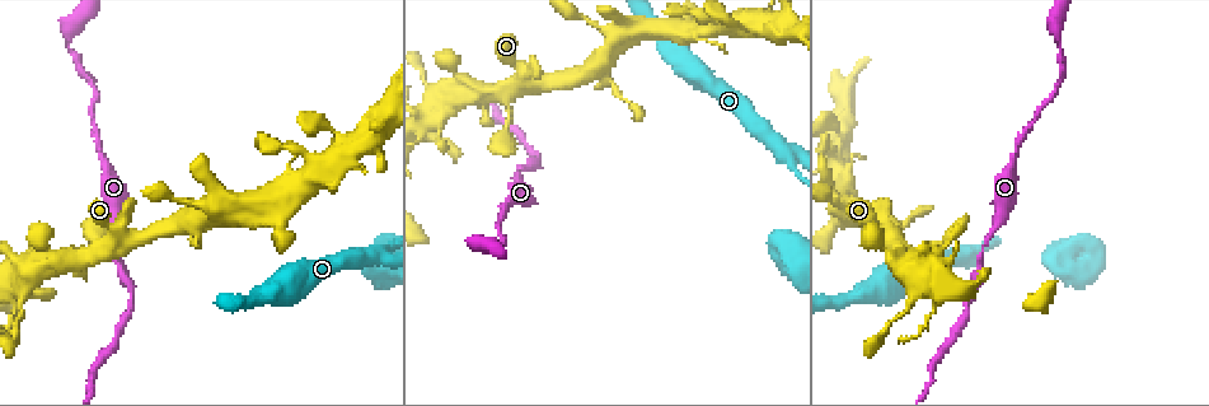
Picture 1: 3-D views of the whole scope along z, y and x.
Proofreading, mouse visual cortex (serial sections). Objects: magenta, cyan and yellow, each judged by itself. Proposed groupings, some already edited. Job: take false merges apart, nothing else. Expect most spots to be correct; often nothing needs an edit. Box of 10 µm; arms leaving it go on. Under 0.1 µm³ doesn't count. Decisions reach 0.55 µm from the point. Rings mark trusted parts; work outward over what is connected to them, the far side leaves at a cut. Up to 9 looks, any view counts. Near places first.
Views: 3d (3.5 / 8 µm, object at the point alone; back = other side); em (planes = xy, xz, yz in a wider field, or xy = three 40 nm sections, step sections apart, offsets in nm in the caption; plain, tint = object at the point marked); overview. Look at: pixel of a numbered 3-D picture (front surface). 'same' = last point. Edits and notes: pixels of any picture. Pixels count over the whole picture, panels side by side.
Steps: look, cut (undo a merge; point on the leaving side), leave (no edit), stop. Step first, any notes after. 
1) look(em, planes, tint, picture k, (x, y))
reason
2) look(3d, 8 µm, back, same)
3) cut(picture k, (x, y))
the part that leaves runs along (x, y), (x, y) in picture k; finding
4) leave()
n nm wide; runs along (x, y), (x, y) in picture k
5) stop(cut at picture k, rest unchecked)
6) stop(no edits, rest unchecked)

look(3d, 3.5 µm, picture 1, (516, 169))
narrows sharply

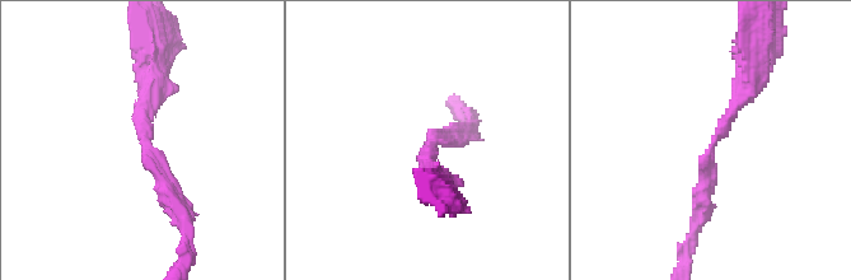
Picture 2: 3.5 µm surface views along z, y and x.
look(em, xy, step 1, tint, picture 2, (429, 144))
arms of 200, 300 nm; shape alone is not enough

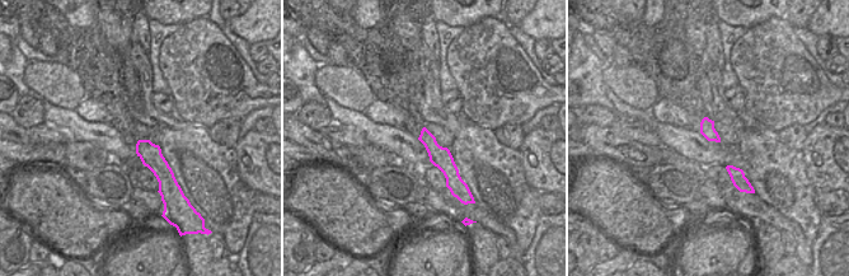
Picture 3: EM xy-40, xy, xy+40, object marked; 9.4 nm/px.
leave()
runs along (425, 132), (449, 168), (453, 186) in picture 3; continuous, no second cell

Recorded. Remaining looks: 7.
look(3d, 3.5 µm, picture 1, (451, 68))
narrows sharply

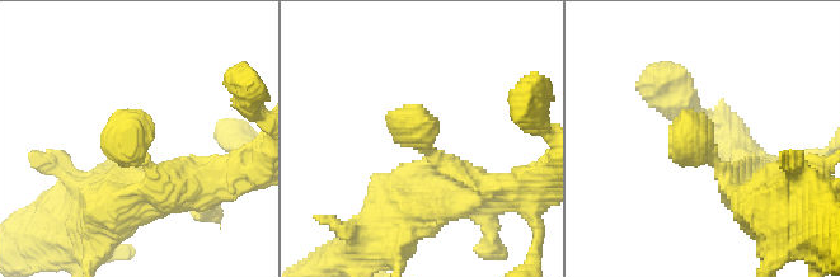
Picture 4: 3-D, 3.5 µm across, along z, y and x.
look(em, xy, step 2, tint, picture 4, (139, 156))

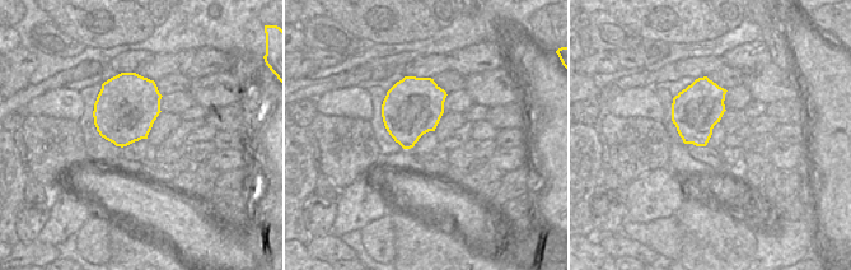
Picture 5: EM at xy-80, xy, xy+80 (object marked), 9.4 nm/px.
leave()
runs along (751, 187), (735, 187), (686, 113) in picture 4; all the same cell

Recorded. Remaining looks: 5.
look(3d, 8 µm, picture 1, (214, 207))
four arms meet

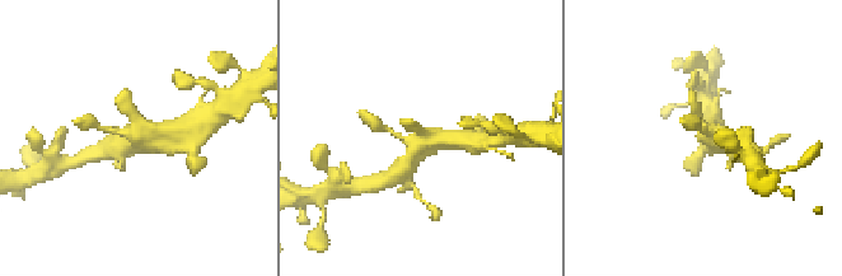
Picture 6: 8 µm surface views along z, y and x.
look(em, planes, tint, same)

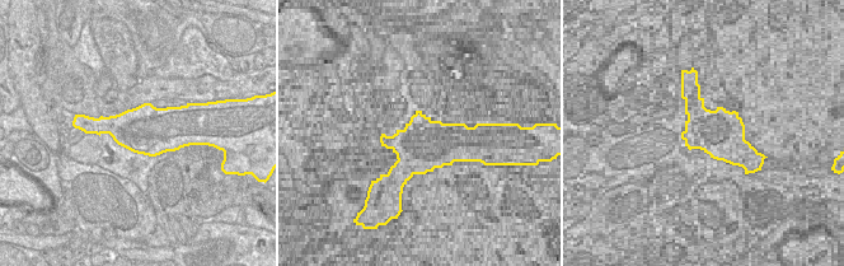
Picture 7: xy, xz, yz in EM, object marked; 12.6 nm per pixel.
leave()
runs along (401, 171), (430, 140), (462, 140) in picture 6; one cell here

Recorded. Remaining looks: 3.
look(3d, 8 µm, picture 1, (750, 29))
four arms meet

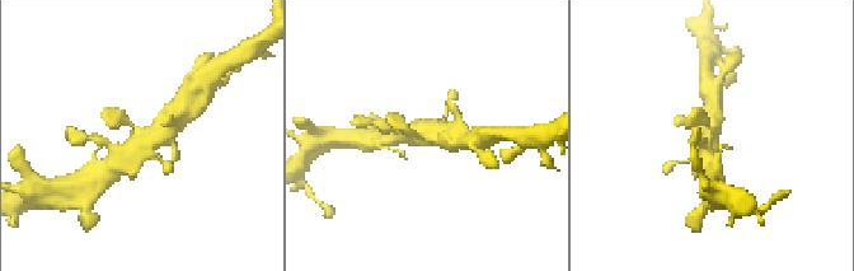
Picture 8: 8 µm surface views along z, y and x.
look(3d, 3.5 µm, same)

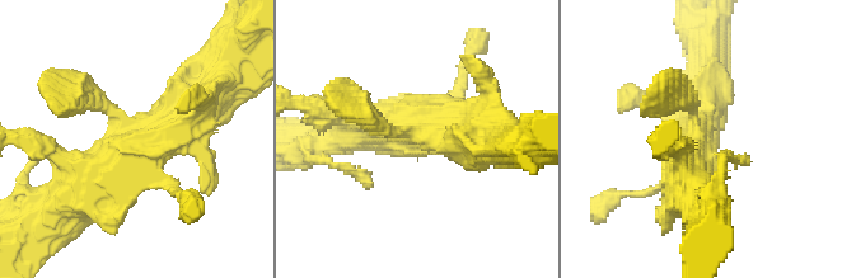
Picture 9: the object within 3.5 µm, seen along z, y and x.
look(em, xy, step 3, tint, picture 9, (128, 129))
4 arms; arms of 150, 200, 600, 600 nm; need the tissue

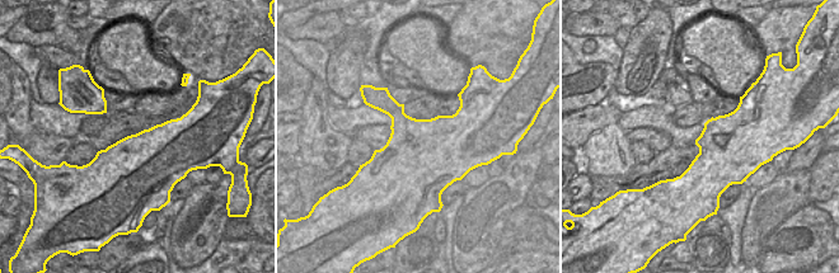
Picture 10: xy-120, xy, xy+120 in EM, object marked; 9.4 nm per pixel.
leave()
runs along (78, 201), (210, 95) in picture 9; all the same cell

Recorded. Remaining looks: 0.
stop(no edits, rest unchecked)

